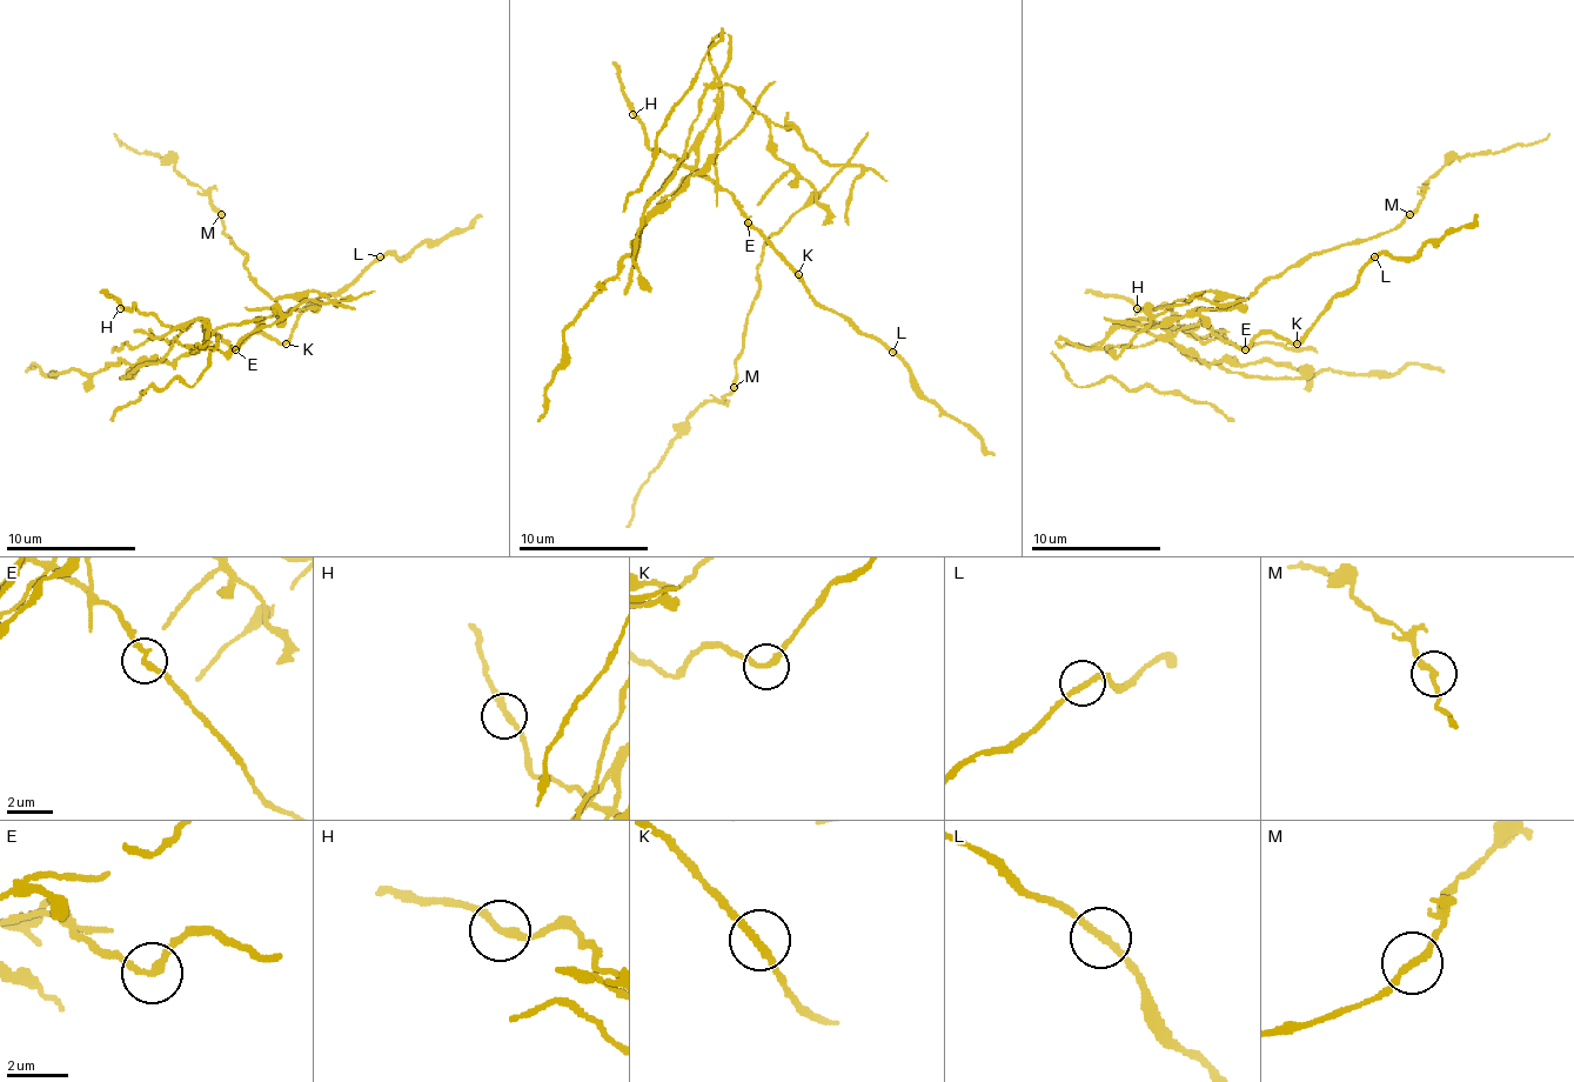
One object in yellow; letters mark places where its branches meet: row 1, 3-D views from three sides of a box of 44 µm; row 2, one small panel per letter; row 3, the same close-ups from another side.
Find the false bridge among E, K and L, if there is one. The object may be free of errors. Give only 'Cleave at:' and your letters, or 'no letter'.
Cleave at: E

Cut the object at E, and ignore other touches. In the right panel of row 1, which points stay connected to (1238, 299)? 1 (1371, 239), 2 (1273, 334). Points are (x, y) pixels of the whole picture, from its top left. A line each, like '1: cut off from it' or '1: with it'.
1: with it
2: cut off from it

